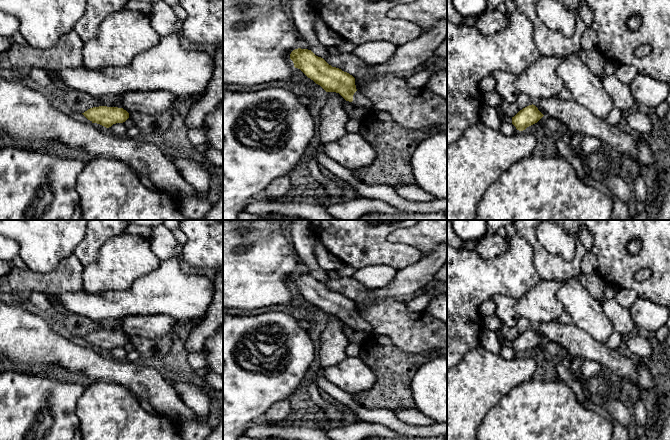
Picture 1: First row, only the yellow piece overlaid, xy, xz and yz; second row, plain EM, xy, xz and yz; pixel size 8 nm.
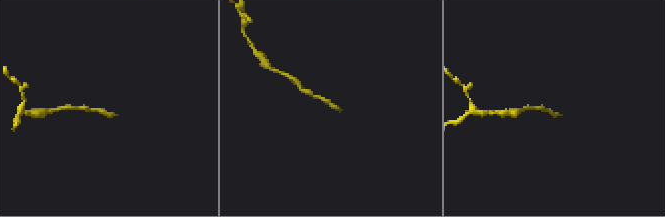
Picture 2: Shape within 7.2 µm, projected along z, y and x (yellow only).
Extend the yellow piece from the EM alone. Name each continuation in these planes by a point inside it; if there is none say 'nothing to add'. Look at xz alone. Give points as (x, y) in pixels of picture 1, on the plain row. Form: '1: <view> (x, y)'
nothing to add

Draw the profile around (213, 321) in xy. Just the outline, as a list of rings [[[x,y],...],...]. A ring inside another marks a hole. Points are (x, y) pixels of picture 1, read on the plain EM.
[[[223,270],[215,271],[214,296],[203,323],[188,336],[188,352],[202,350],[206,340],[223,327]]]

